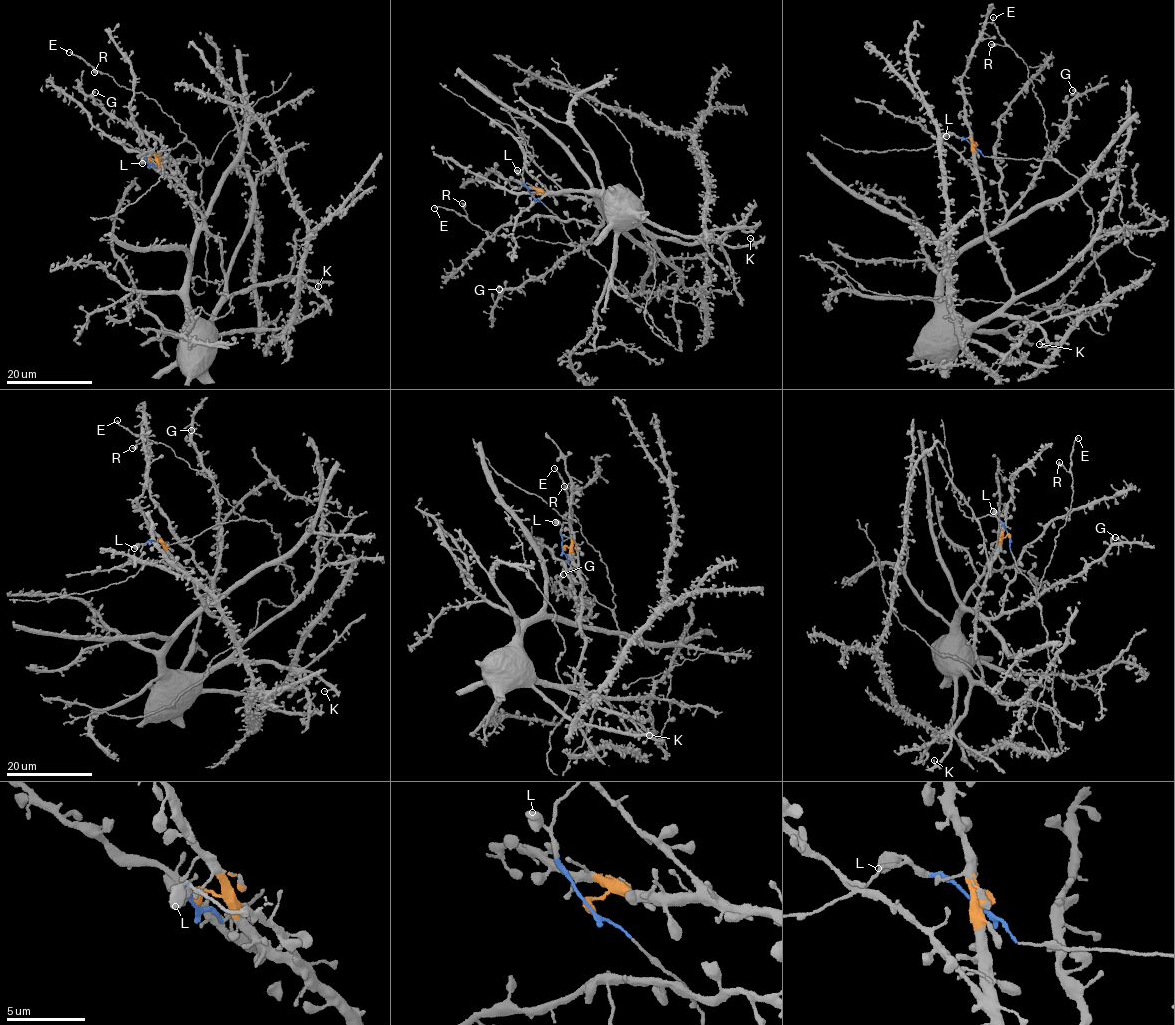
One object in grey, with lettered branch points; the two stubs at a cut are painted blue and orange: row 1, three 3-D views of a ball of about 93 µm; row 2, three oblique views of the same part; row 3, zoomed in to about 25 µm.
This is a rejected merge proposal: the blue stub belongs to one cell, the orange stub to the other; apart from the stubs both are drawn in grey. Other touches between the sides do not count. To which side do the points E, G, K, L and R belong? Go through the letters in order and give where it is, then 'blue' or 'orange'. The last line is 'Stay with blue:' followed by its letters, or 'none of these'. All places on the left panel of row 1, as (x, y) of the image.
E: place (69, 52); blue
G: place (95, 92); orange
K: place (318, 286); orange
L: place (142, 163); blue
R: place (94, 72); blue
Stay with blue: E, L, R

